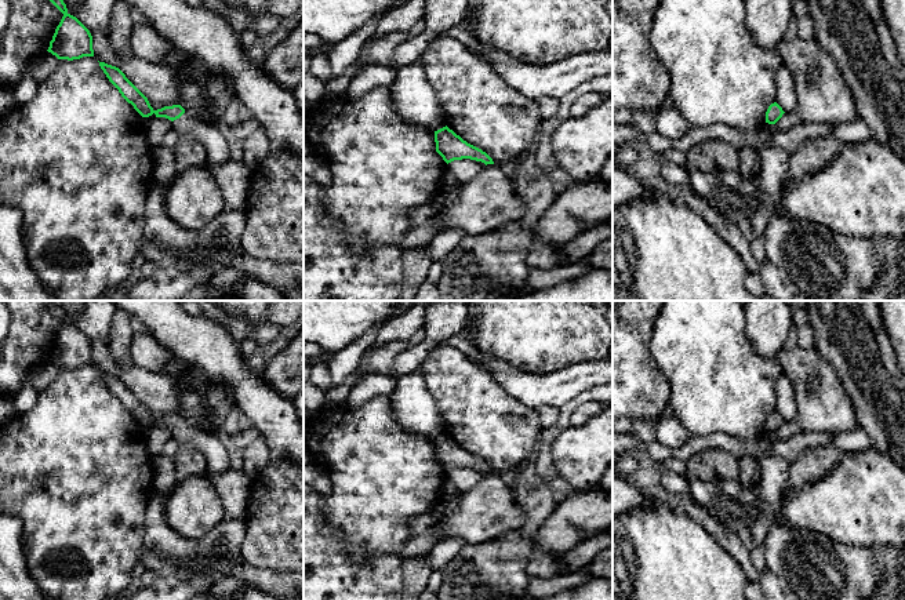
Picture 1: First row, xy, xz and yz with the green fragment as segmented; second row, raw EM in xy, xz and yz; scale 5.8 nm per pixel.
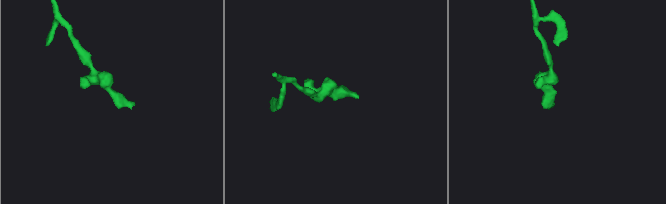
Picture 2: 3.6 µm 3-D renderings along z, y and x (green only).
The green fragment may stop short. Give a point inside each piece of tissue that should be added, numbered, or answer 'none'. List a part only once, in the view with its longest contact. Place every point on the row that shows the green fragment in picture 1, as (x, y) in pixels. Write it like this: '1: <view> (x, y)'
1: xy (217, 148)

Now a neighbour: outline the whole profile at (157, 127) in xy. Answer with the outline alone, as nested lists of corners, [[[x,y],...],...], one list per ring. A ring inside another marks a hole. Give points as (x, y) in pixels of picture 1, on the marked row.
[[[156,117],[146,123],[148,141],[153,149],[160,148],[163,137],[172,130],[172,121],[166,117]]]

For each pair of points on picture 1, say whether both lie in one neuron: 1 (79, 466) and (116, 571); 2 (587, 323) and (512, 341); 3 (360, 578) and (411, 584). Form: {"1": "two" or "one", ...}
{"1": "one", "2": "one", "3": "two"}

